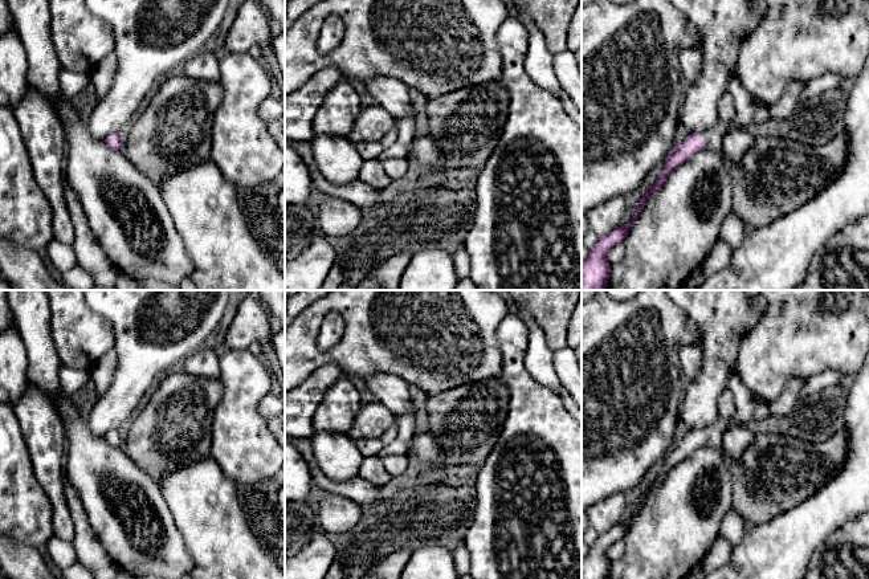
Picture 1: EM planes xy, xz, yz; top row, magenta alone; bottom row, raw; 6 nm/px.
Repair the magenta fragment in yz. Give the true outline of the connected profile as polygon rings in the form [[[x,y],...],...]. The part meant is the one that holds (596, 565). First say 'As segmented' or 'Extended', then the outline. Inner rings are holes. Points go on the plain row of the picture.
Extended. [[[737,374],[731,375],[729,390],[735,401],[733,416],[729,419],[719,417],[714,424],[703,429],[693,429],[682,440],[673,444],[665,457],[662,470],[639,498],[631,519],[627,523],[620,522],[608,531],[599,534],[596,541],[589,546],[587,556],[582,559],[582,579],[608,579],[612,564],[607,556],[608,549],[625,537],[625,533],[642,507],[646,497],[660,486],[672,468],[699,447],[722,445],[722,439],[729,429],[750,425],[755,409],[759,405],[768,404],[762,396],[754,394]]]

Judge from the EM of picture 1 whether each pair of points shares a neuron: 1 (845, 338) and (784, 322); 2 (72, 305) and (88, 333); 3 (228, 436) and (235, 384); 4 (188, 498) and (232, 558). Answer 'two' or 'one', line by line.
1: one
2: one
3: one
4: one

